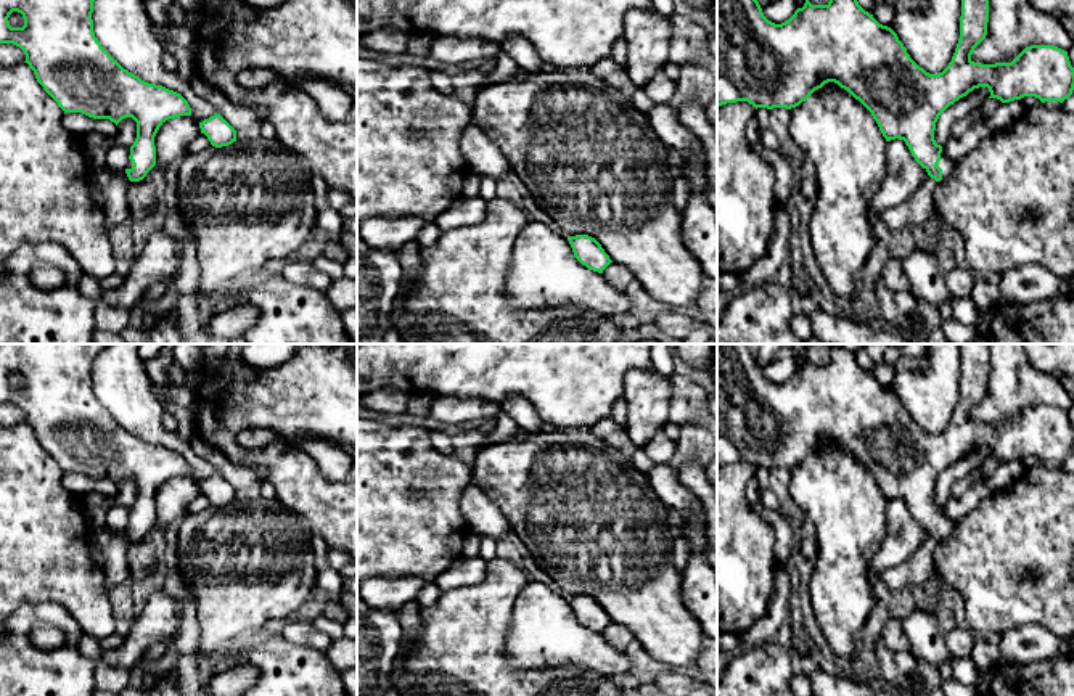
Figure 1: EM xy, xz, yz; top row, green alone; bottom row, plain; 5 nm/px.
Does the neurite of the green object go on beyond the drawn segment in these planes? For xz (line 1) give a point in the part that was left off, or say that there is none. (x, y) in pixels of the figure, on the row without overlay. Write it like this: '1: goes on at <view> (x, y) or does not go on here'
1: does not go on here

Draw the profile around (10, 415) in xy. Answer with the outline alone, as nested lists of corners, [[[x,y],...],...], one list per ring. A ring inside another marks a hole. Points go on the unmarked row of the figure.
[[[0,403],[0,426],[16,426],[26,421],[24,411],[13,403]]]

